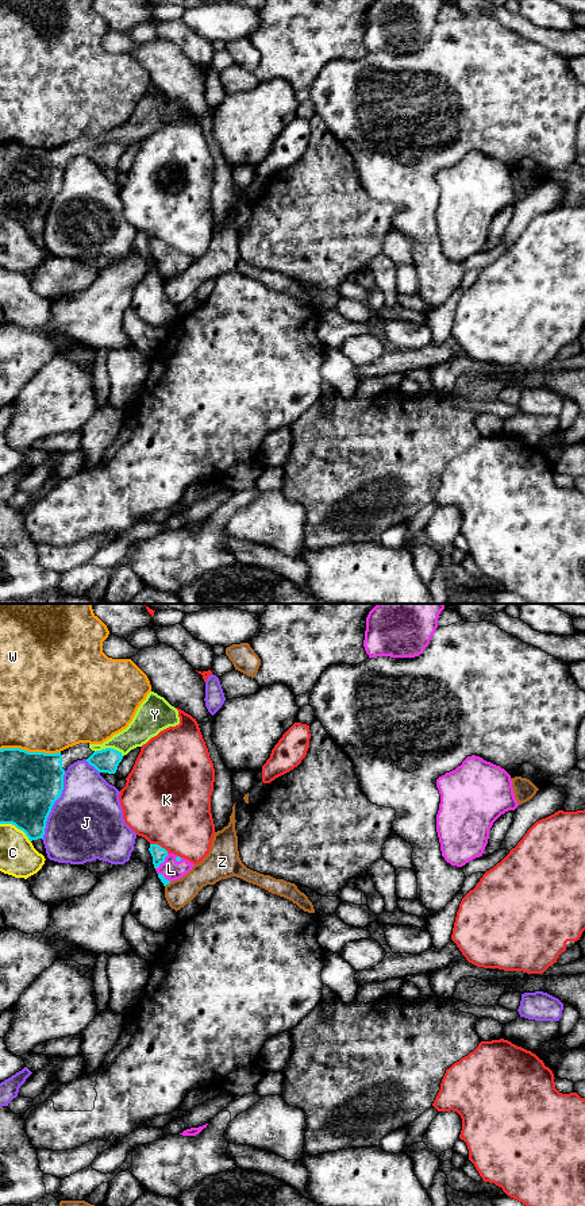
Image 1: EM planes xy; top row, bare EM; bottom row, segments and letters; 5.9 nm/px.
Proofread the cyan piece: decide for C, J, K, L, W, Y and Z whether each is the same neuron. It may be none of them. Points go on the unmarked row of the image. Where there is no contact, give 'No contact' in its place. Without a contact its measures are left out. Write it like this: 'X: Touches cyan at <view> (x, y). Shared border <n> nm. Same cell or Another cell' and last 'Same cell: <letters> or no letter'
C: Touches cyan at xy (16, 222). Shared border 220 nm. Another cell
J: Touches cyan at xy (53, 199). Shared border 440 nm. Another cell
K: Touches cyan at xy (160, 241). Shared border 120 nm. Another cell
L: Touches cyan at xy (164, 255). Shared border 130 nm. Another cell
W: Touches cyan at xy (30, 147). Shared border 360 nm. Another cell
Y: Touches cyan at xy (110, 143). Shared border 180 nm. Same cell
Z: Touches cyan at xy (168, 278). Shared border 50 nm. Another cell
Same cell: Y

